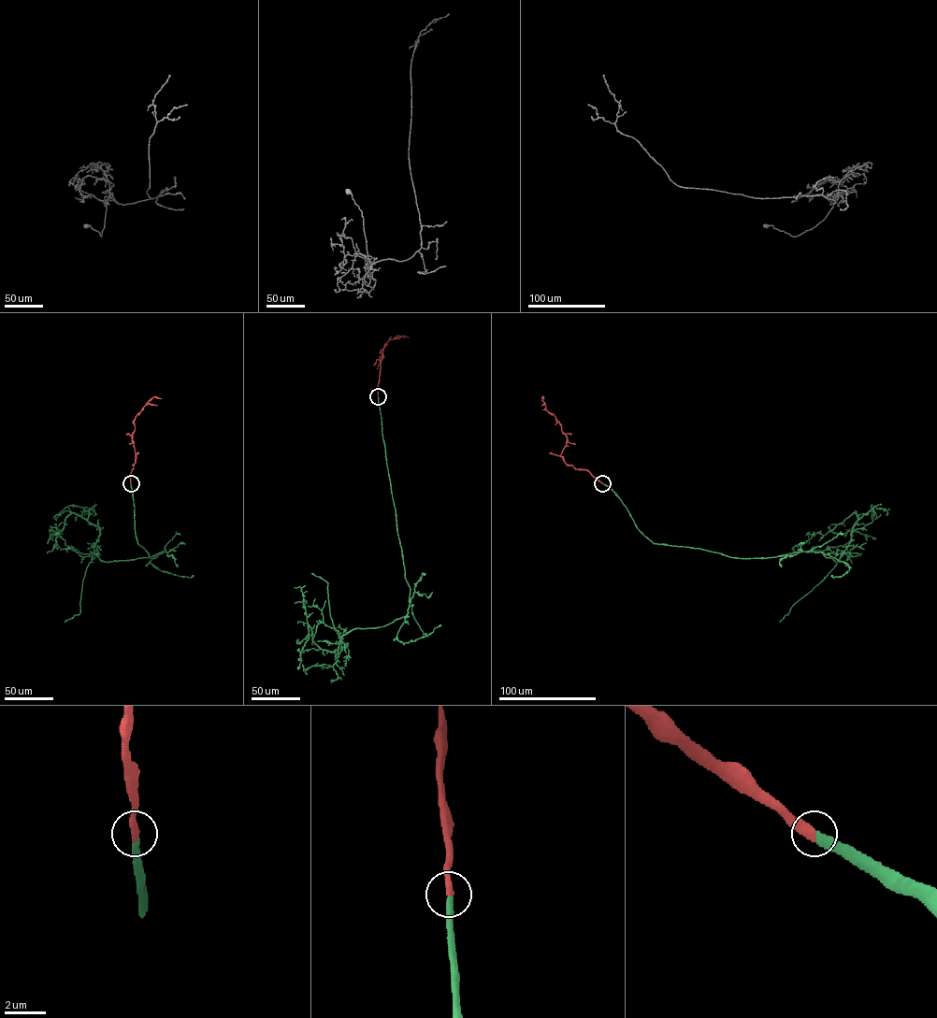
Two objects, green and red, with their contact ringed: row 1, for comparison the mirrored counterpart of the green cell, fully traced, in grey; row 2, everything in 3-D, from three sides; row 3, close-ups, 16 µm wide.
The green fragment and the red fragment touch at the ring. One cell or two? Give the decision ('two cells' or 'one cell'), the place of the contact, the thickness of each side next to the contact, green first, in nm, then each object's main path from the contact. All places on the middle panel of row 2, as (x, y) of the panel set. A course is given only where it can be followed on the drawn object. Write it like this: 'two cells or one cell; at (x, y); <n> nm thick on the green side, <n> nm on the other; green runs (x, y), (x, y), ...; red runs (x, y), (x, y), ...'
one cell; at (378, 396); 380 nm thick on the green side, 420 nm on the other; green runs (378, 396), (408, 613), (353, 628), (342, 637), (347, 646), (329, 652), (313, 641), (295, 587); red runs (378, 396), (382, 358), (382, 354), (380, 361), (381, 351), (390, 339), (399, 336), (409, 337)

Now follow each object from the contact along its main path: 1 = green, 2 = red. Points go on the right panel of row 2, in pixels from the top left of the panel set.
1: (602, 483), (654, 543), (732, 557), (814, 552), (836, 562), (857, 517), (815, 533), (794, 552)
2: (602, 483), (586, 470), (566, 463), (560, 455), (567, 437), (554, 416), (545, 408), (543, 398)

